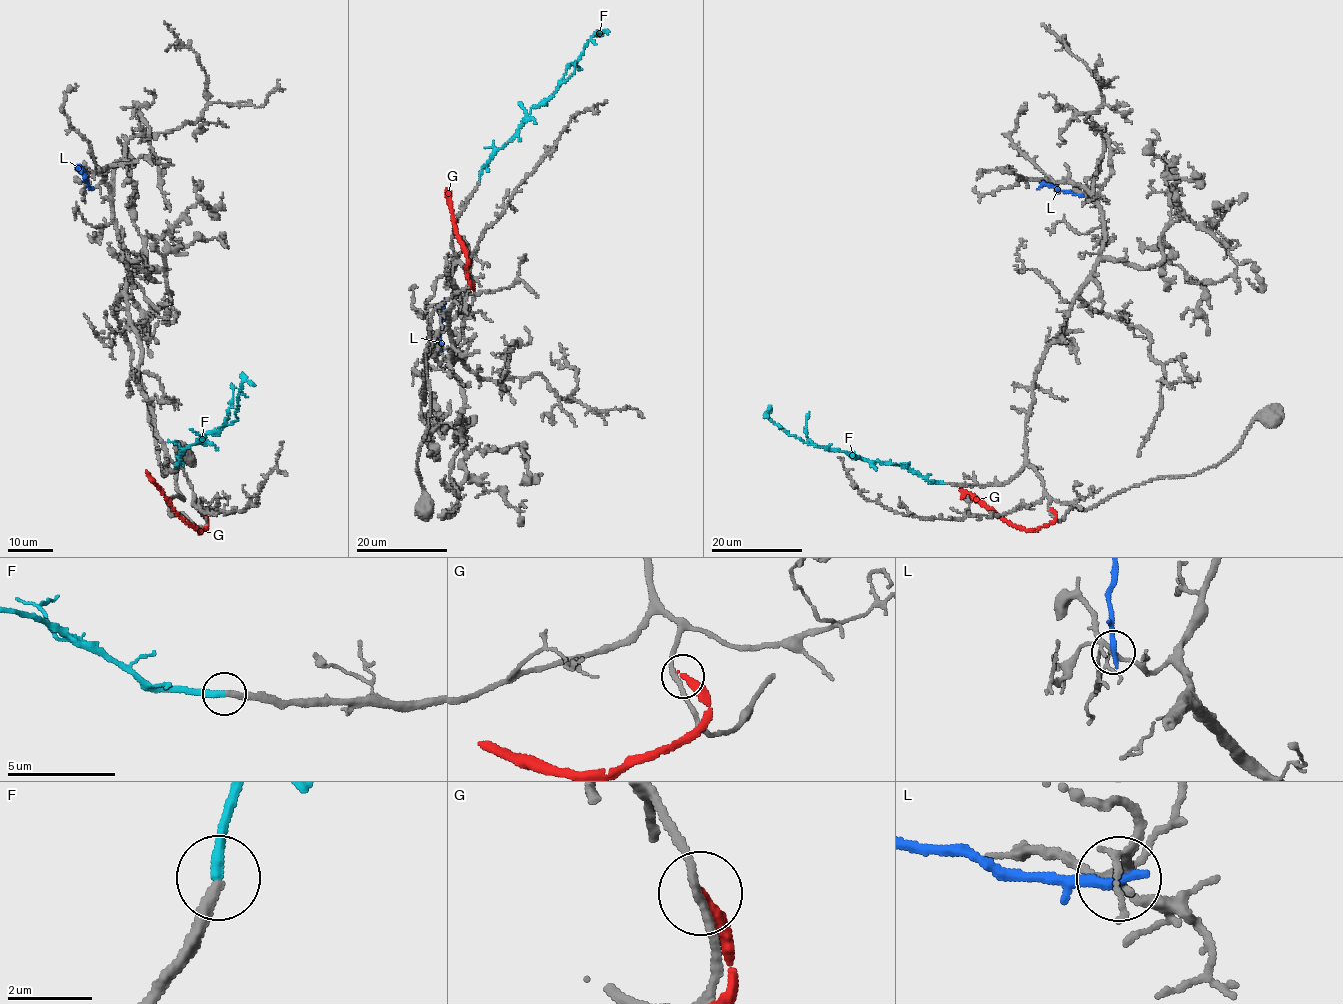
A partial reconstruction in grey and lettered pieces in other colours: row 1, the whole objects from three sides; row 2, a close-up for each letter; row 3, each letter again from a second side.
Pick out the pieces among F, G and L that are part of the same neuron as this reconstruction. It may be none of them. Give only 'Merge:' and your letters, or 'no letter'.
Merge: F

